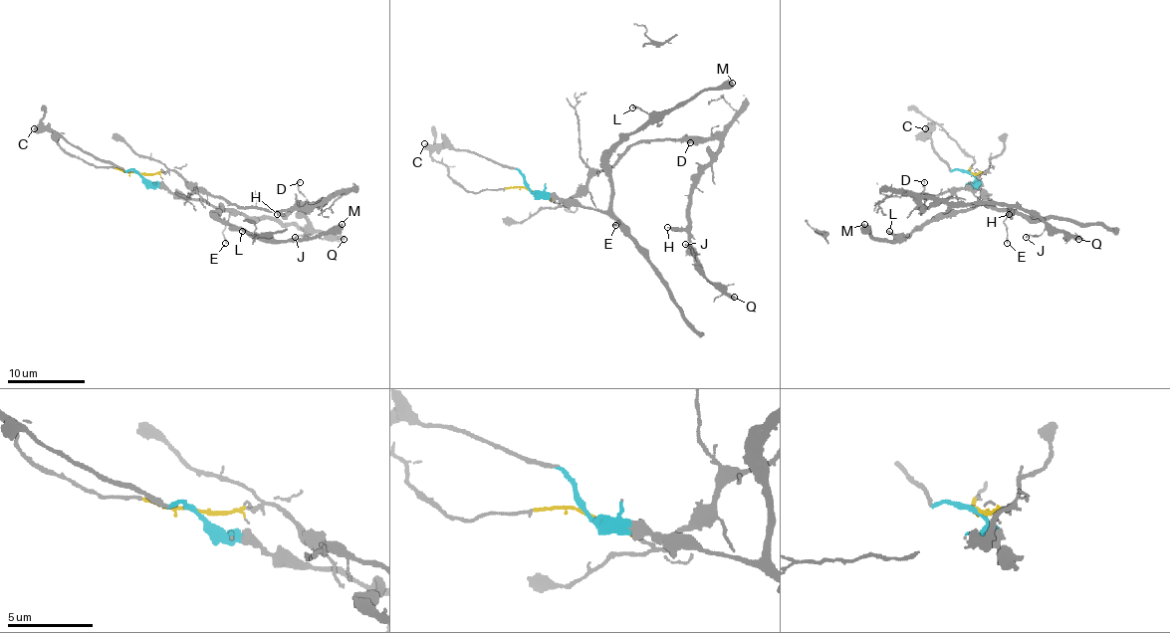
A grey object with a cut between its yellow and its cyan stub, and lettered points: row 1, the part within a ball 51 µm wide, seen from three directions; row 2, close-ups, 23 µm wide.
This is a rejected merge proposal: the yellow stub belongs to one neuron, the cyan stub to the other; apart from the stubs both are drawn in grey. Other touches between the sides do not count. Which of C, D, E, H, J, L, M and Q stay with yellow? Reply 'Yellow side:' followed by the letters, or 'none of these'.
Yellow side: D, H, J, Q

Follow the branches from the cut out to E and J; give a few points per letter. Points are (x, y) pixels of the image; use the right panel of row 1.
E: (971, 173), (990, 201), (1008, 212), (1004, 224), (1008, 244)
J: (971, 173), (986, 170), (973, 185), (922, 211), (924, 197), (1017, 205), (1045, 224), (1039, 236), (1025, 238)

